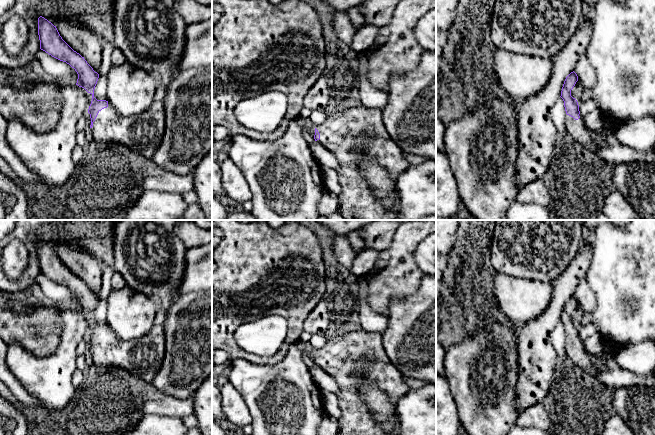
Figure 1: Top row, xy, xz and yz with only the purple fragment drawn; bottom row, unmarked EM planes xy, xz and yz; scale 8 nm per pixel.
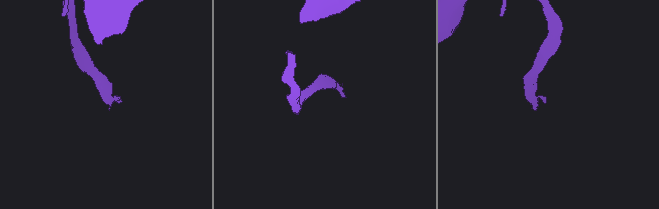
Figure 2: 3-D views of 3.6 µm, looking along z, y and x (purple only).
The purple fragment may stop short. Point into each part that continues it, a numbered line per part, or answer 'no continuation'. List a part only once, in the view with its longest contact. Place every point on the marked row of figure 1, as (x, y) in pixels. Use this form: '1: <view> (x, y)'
1: xy (143, 133)

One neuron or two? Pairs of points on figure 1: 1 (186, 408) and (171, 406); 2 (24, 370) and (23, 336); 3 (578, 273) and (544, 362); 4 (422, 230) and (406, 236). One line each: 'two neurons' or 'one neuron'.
1: one neuron
2: two neurons
3: one neuron
4: one neuron

